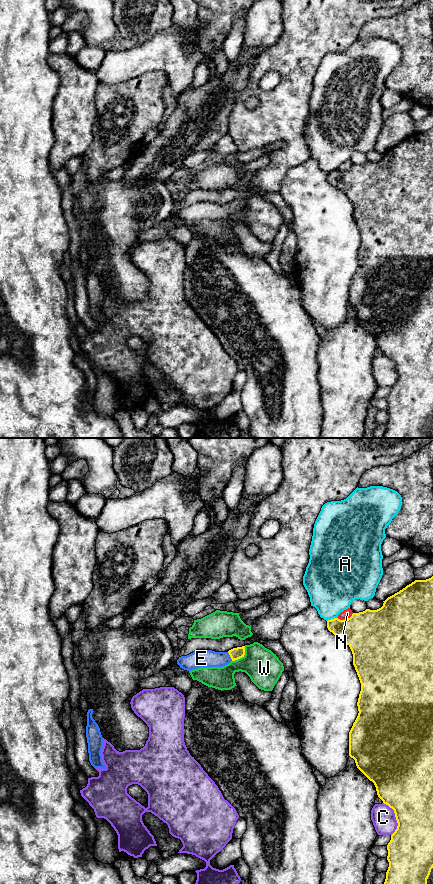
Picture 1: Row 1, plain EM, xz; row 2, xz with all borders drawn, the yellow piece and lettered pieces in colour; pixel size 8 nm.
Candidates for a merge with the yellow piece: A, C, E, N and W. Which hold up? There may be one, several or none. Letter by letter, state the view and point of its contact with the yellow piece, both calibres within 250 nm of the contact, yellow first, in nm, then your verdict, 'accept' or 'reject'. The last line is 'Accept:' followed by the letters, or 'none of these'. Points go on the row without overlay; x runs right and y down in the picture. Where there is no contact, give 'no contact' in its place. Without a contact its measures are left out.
A: xz (331, 171) | 280/380 nm | reject
C: xz (396, 370) | 400/190 nm | reject
E: xz (230, 208) | 100/140 nm | accept
N: xz (346, 171) | 420/70 nm | reject
W: xz (242, 208) | 100/280 nm | reject
Accept: E

